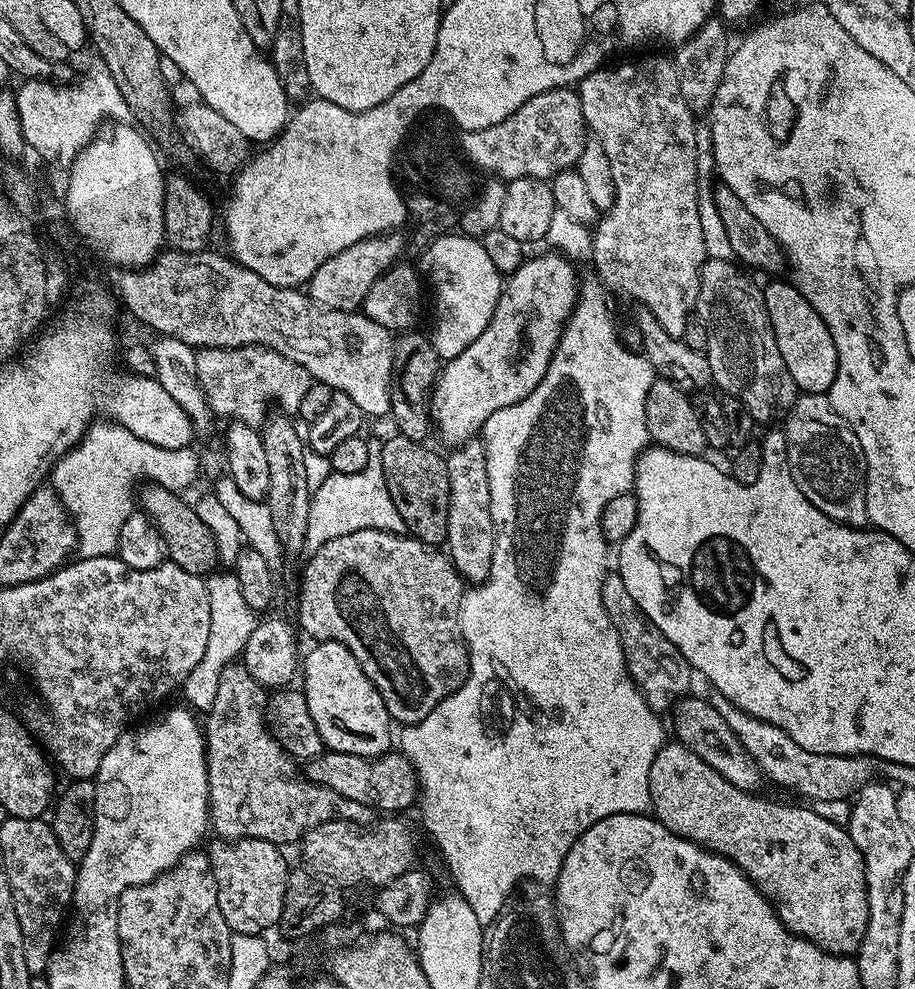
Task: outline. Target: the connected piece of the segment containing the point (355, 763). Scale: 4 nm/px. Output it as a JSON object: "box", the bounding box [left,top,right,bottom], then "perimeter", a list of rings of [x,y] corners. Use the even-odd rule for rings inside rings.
{"box":[303,750,420,814],"perimeter":[[[325,750],[316,760],[307,761],[303,768],[308,783],[334,790],[334,794],[342,794],[342,798],[362,802],[380,814],[403,813],[400,812],[403,808],[408,808],[411,804],[413,807],[418,800],[420,783],[416,771],[399,750],[389,750],[375,758]]]}

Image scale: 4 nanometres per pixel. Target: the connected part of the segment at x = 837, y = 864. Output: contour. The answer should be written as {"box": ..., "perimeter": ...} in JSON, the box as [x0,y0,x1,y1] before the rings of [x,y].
{"box":[650,742,868,956],"perimeter":[[[679,742],[665,743],[650,766],[651,811],[655,819],[676,836],[689,840],[732,860],[752,880],[752,885],[772,904],[778,918],[803,940],[835,956],[852,956],[866,934],[868,899],[864,859],[854,846],[847,827],[827,820],[820,812],[799,808],[796,804],[779,804],[761,794],[738,790],[714,766],[702,762],[694,750]]]}

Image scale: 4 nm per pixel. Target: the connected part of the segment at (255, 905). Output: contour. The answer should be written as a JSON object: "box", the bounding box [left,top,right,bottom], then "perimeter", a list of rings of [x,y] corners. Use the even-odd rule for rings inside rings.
{"box":[207,839,290,935],"perimeter":[[[213,839],[212,848],[207,849],[208,861],[214,874],[214,882],[218,890],[218,906],[222,910],[222,918],[226,918],[229,928],[233,933],[256,935],[267,933],[267,928],[275,929],[280,922],[282,906],[284,905],[284,891],[290,865],[284,861],[284,856],[279,847],[265,840],[221,840]]]}

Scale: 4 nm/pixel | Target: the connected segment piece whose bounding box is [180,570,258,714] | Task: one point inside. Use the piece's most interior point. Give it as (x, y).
(231, 622)

